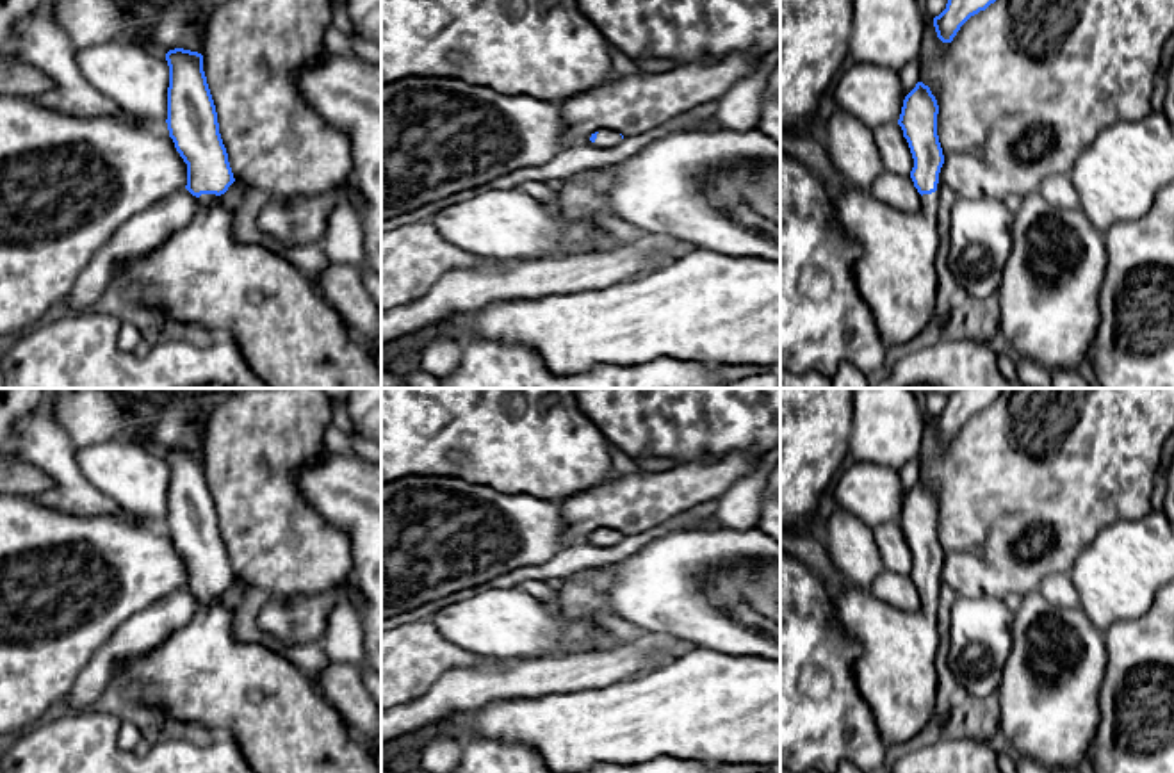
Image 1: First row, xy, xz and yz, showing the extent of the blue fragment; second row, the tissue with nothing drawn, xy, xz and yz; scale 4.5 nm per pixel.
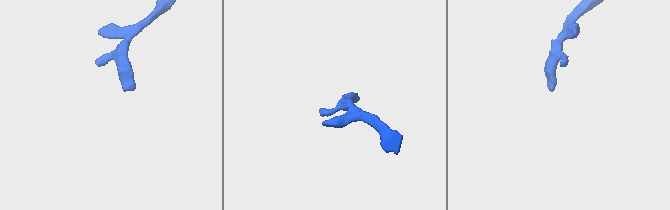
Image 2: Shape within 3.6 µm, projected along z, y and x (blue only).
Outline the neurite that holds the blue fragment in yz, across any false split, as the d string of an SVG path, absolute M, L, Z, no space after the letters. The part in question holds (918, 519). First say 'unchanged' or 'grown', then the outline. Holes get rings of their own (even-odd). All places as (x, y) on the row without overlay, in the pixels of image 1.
grown; M917 481L898 518L914 557L910 577L921 593L916 613L903 613L857 586L832 591L837 625L860 647L853 661L855 684L885 745L909 743L935 714L937 582L944 563L937 513L930 486Z

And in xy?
grown; M175 447L166 452L169 465L167 529L176 550L187 563L185 588L200 598L194 618L169 634L157 648L121 666L116 686L134 688L175 721L198 723L232 737L255 773L379 773L371 748L347 727L338 711L315 689L312 680L285 654L265 643L239 641L232 634L232 611L219 595L235 581L223 543L216 504L203 470L203 454Z

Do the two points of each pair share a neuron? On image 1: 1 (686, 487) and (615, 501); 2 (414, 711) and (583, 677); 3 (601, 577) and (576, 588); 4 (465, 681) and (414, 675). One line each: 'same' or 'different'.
1: same
2: same
3: same
4: different

